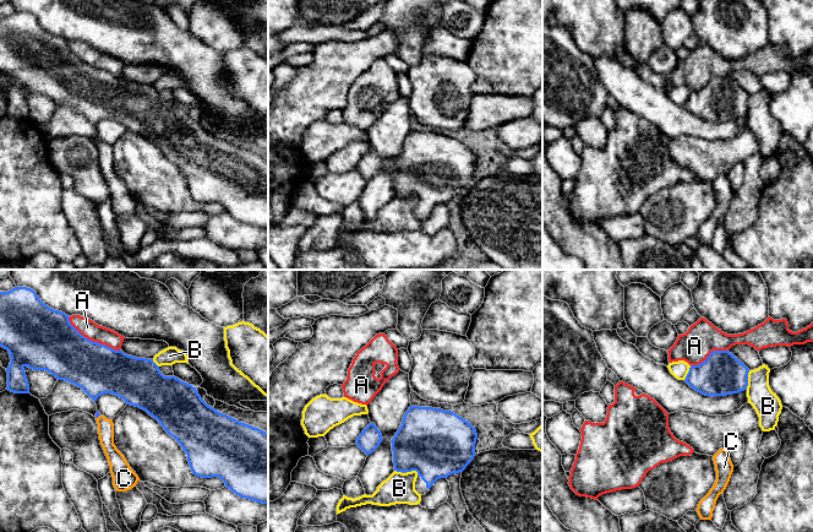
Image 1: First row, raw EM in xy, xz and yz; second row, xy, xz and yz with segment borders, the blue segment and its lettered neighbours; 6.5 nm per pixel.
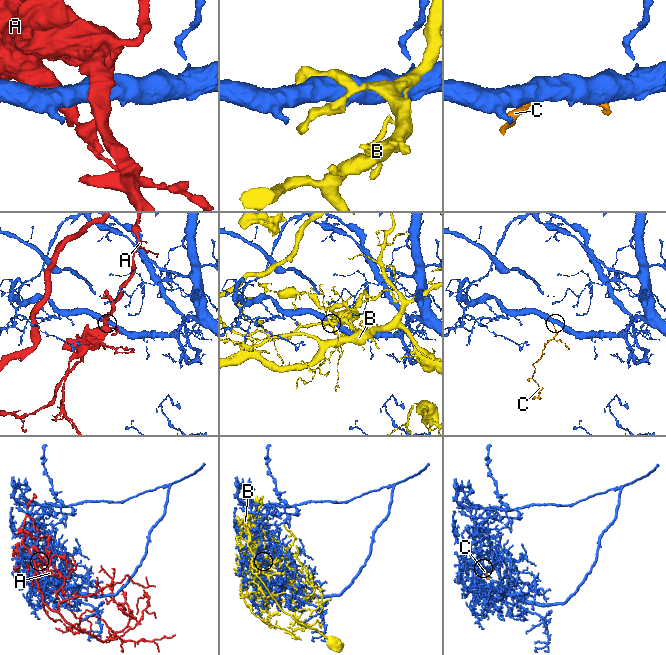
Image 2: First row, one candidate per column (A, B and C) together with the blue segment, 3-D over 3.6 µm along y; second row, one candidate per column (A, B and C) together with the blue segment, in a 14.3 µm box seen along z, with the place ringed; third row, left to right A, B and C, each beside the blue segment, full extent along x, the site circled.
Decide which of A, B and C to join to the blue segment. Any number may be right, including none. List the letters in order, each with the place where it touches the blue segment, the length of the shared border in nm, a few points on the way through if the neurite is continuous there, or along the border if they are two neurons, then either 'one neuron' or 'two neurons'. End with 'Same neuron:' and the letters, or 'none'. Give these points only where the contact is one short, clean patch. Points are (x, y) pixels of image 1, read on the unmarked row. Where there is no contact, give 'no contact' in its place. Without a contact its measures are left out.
A: meets blue in xy at (92, 66); contact 400 nm long; two neurons
B: meets blue in yz at (747, 106); contact 130 nm long; two neurons
C: meets blue in xy at (98, 141); contact 50 nm long; runs through xy (97, 140), (98, 141), (105, 153); one neuron
Same neuron: C

